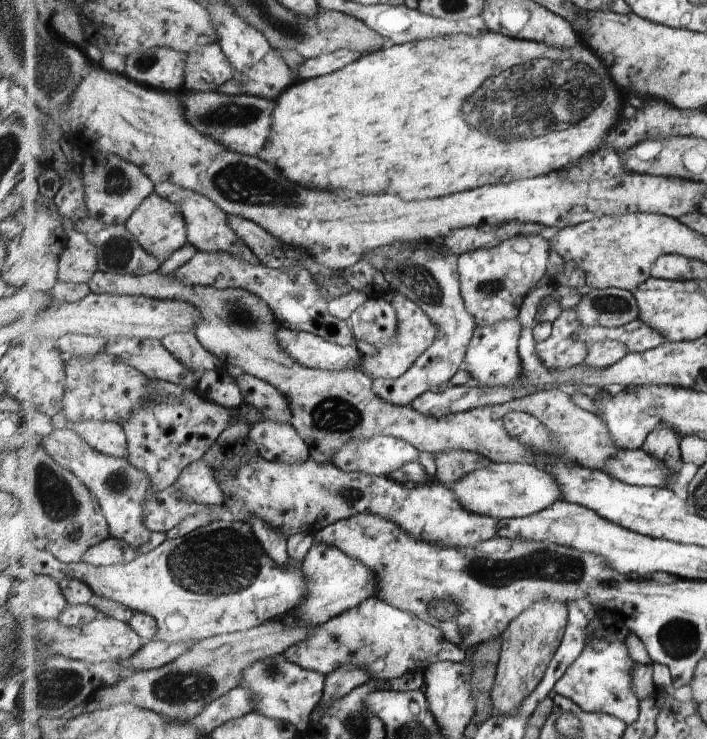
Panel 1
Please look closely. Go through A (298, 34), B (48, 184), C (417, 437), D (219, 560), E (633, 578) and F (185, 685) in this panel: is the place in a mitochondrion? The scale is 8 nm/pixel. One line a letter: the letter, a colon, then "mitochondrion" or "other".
A: mitochondrion
B: other
C: other
D: mitochondrion
E: other
F: mitochondrion

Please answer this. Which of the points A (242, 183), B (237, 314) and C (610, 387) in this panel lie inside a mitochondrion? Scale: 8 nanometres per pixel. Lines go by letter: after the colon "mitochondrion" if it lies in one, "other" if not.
A: mitochondrion
B: mitochondrion
C: other

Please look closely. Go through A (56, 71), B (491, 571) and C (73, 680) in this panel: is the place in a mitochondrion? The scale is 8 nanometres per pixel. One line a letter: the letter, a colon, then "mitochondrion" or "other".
A: mitochondrion
B: mitochondrion
C: mitochondrion

